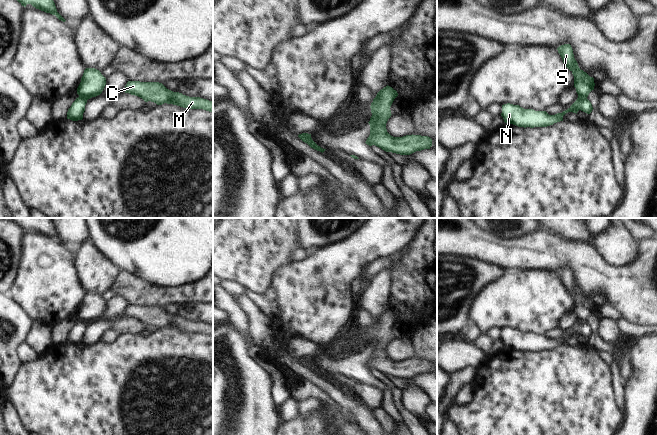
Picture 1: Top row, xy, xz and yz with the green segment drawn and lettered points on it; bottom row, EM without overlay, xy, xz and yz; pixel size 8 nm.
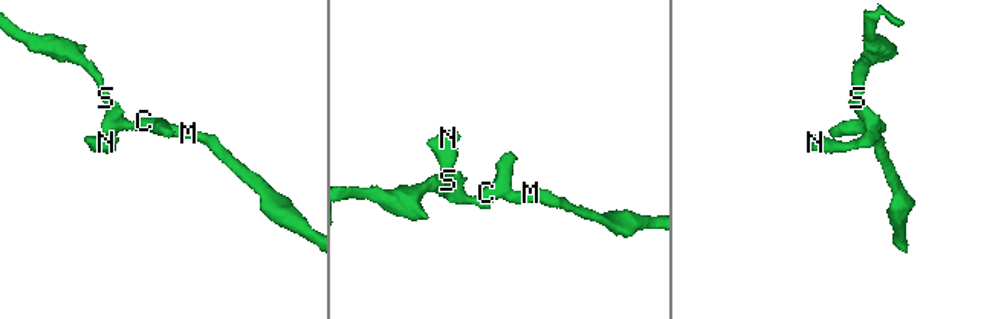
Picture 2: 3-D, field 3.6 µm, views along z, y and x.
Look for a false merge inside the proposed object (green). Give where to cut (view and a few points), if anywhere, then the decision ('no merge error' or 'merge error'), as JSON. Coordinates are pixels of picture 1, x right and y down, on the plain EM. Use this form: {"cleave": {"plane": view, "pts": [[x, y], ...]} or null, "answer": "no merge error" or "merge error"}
{"cleave": {"plane": "yz", "pts": [[578, 321], [586, 323]]}, "answer": "merge error"}

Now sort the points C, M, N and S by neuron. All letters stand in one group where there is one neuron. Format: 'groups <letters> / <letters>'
groups C M S / N

